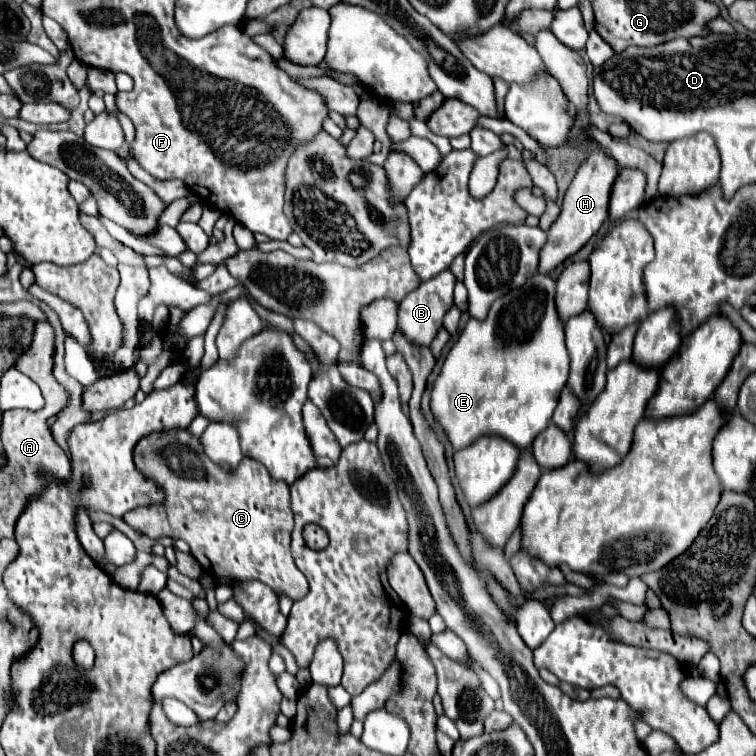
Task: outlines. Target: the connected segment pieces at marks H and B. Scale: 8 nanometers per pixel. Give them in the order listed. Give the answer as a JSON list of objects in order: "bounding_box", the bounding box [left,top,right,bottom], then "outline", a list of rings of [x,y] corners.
[{"bounding_box":[539,152,617,274],"outline":[[[593,152],[577,170],[575,178],[571,180],[563,204],[561,214],[547,230],[547,242],[543,244],[539,252],[539,274],[551,274],[559,264],[563,264],[569,256],[579,252],[589,238],[601,228],[601,224],[607,220],[607,204],[611,194],[611,184],[617,176],[617,162],[601,152]]]},{"bounding_box":[399,270,455,346],"outline":[[[443,270],[439,276],[421,282],[419,288],[415,288],[413,292],[409,292],[403,302],[399,304],[399,330],[415,344],[419,346],[427,346],[431,344],[433,336],[437,334],[437,330],[443,324],[443,316],[445,312],[453,306],[453,288],[455,288],[455,276],[451,274],[451,270]]]}]

